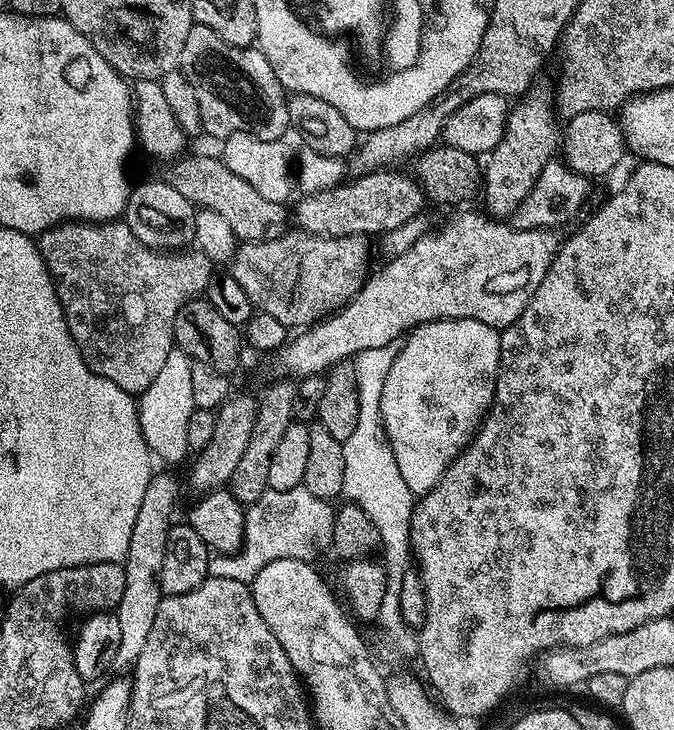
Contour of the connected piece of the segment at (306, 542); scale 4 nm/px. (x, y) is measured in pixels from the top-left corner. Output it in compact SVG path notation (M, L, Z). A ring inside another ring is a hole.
M303 485L288 491L269 488L245 509L243 547L232 556L213 557L208 563L208 575L234 578L248 584L259 570L281 558L311 561L320 546L331 543L334 516L335 507L329 501L315 497Z

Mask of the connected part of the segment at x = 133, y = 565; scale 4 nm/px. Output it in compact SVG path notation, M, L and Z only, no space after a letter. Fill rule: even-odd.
M160 471L153 475L152 481L146 486L146 494L142 494L142 506L138 506L138 518L134 518L134 530L130 530L130 550L126 550L126 558L122 562L126 574L126 591L122 594L122 602L114 609L122 635L116 656L112 660L113 669L128 670L135 665L138 654L142 654L142 646L146 646L146 638L154 627L154 614L158 614L162 599L162 562L170 540L170 530L177 519L176 499L179 496L179 482L170 473Z

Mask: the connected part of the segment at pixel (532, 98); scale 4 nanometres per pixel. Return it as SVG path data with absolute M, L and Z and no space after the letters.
M533 86L511 105L508 126L504 129L498 146L492 149L489 164L482 168L482 197L487 215L492 218L511 218L514 210L522 206L522 198L534 190L538 174L557 155L562 144L562 132L556 129L558 113L554 107L554 96L539 86Z

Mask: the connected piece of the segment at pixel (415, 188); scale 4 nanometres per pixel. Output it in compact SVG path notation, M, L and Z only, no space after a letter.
M381 170L369 172L367 176L357 176L330 190L315 192L309 196L301 195L294 208L294 224L301 233L314 236L366 236L379 237L390 230L398 230L402 222L410 222L425 210L426 197L424 191L411 175L403 176L400 170Z

